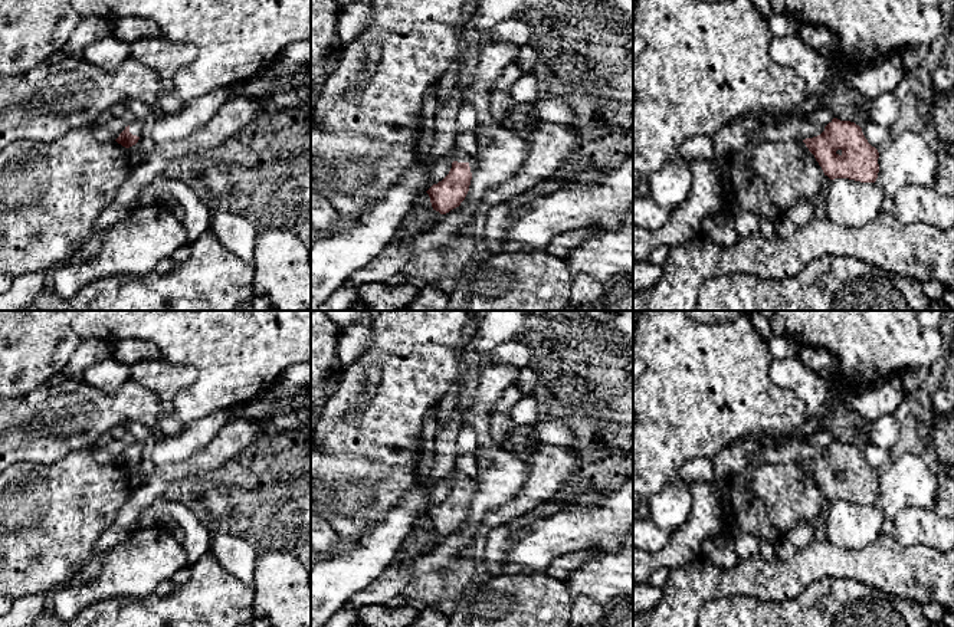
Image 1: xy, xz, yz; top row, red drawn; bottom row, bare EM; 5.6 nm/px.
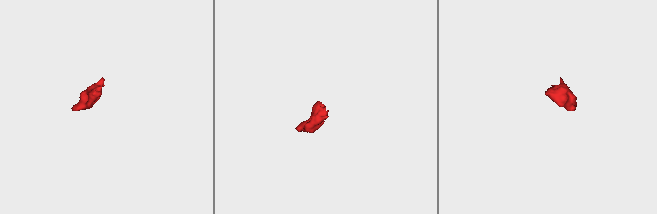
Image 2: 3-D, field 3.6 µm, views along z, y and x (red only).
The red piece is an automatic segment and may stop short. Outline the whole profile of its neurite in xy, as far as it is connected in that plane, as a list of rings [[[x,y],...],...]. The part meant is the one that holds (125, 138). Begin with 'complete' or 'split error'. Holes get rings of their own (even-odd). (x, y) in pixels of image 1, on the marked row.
split error; [[[134,121],[128,127],[125,127],[125,129],[119,134],[119,137],[115,141],[122,147],[130,148],[138,142],[140,135],[141,124],[138,121]]]

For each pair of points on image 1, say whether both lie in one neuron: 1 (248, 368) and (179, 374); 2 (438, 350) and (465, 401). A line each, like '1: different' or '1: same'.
1: different
2: different

